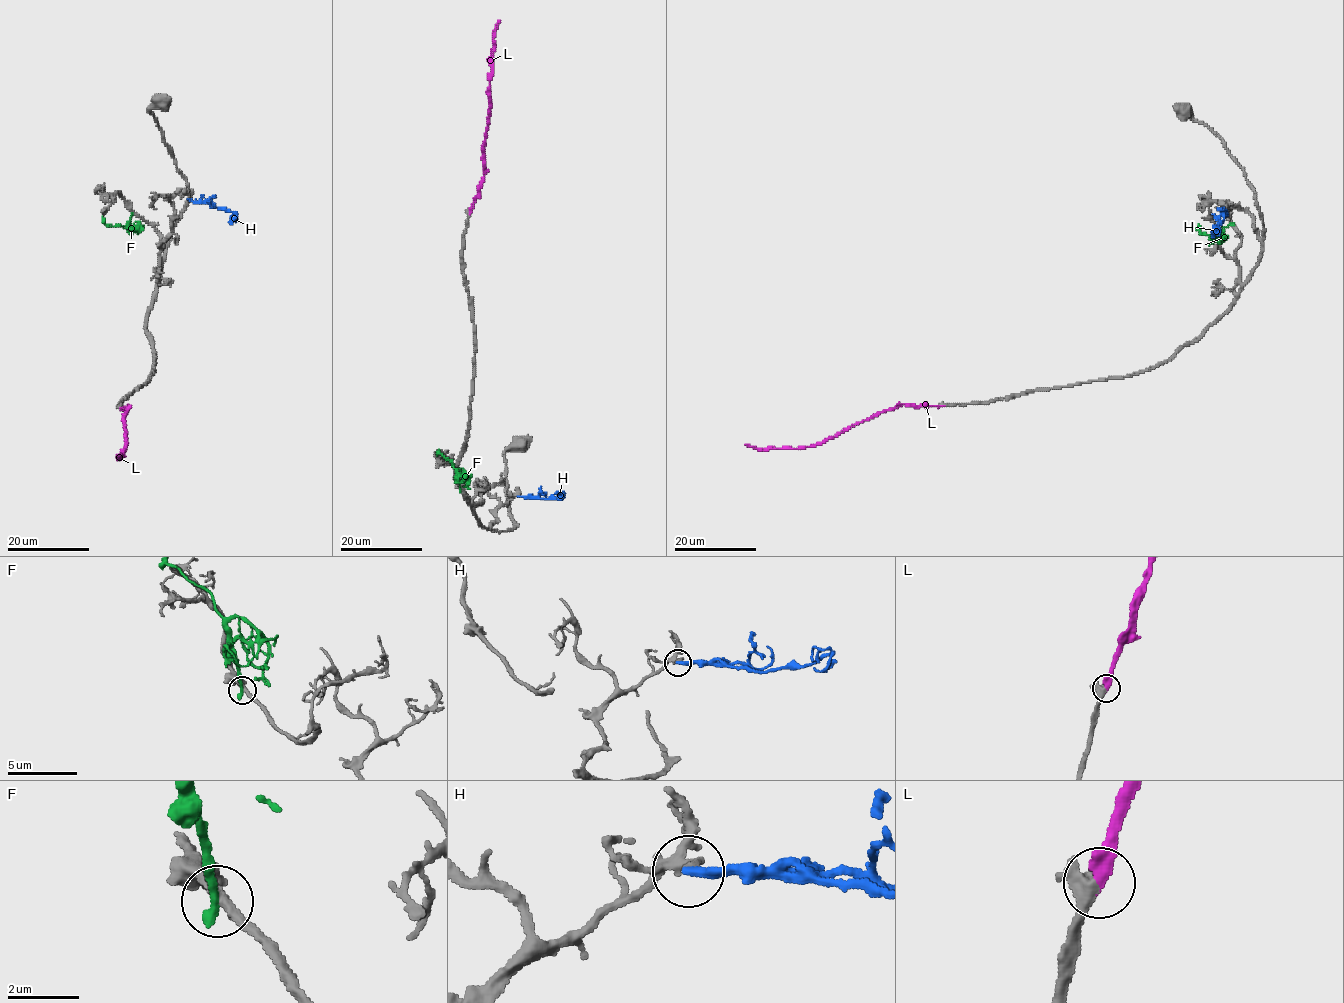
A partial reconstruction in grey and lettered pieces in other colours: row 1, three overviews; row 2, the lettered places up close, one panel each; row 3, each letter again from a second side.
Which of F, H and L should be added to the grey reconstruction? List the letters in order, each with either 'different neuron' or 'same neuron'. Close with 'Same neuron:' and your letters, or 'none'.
F: different neuron
H: different neuron
L: same neuron
Same neuron: L

